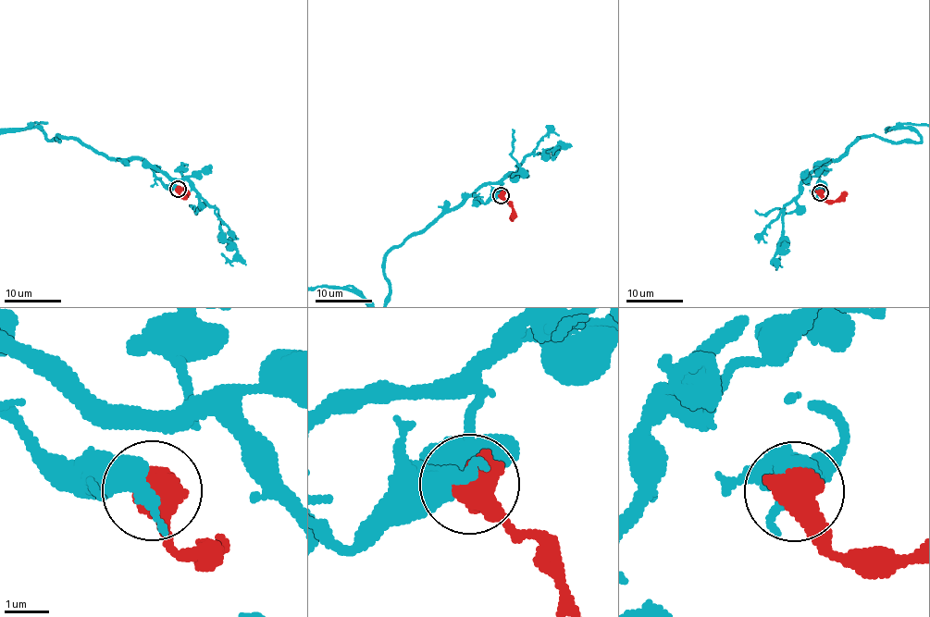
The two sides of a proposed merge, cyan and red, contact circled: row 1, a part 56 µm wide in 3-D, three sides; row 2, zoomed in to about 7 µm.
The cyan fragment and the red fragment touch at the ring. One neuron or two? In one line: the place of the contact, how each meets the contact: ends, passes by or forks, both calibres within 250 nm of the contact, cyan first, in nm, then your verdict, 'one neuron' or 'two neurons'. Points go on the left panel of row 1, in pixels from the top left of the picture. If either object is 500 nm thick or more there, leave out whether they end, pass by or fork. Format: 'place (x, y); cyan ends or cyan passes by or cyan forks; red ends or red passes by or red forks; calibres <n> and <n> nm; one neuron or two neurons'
place (178, 189); calibres 600 and 800 nm; two neurons

